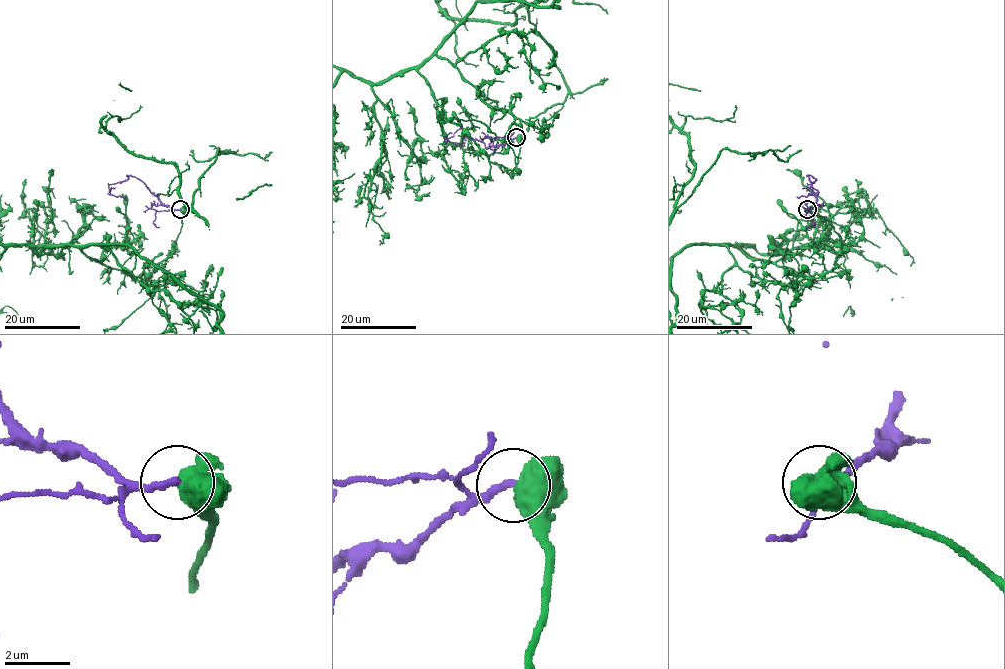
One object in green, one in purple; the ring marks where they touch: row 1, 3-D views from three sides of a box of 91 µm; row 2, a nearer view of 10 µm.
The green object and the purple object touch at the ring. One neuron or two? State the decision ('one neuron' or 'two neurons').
two neurons

